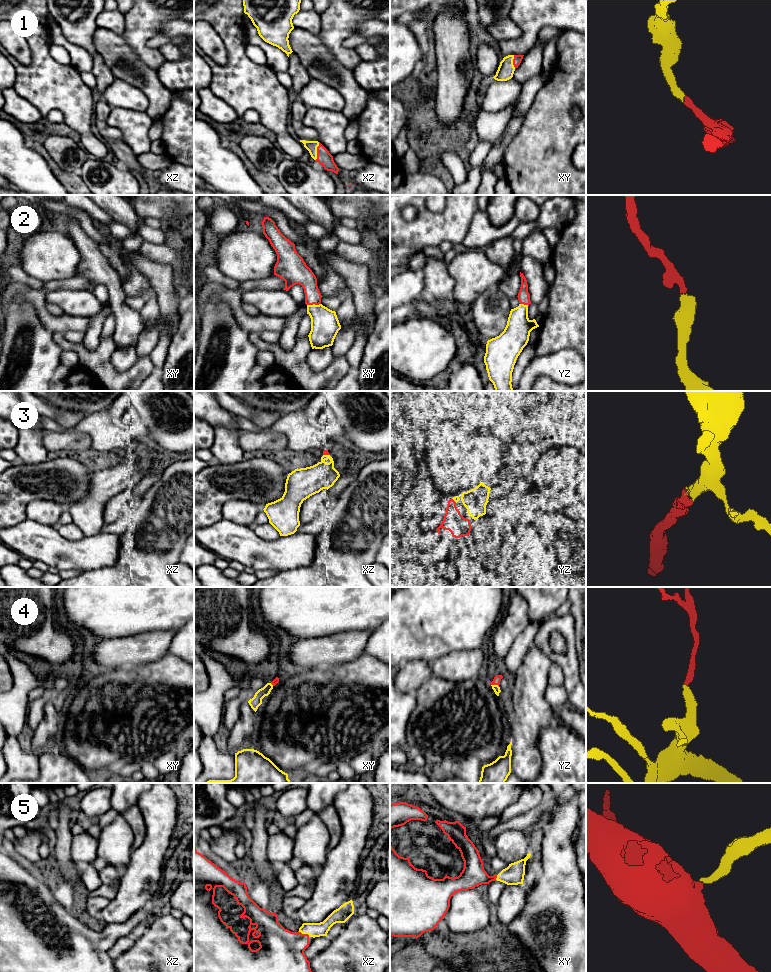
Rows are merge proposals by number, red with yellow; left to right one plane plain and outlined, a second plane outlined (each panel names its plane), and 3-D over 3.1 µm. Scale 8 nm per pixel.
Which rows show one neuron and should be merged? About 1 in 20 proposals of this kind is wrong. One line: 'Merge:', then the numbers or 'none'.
Merge: 1, 2, 3, 4, 5

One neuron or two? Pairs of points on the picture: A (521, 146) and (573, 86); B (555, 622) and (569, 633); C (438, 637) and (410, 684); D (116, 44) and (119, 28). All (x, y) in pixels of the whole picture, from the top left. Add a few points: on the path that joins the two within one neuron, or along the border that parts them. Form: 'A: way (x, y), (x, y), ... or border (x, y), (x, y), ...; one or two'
A: way (536, 131), (550, 117), (552, 107), (558, 101); one
B: way (558, 624), (566, 630); one
C: border (430, 662), (422, 660), (408, 661), (401, 667); two
D: border (98, 26), (110, 29), (122, 36); two

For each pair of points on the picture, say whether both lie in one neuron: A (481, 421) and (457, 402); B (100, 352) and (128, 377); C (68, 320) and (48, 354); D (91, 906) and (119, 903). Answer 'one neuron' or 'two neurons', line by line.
A: two neurons
B: two neurons
C: two neurons
D: two neurons

